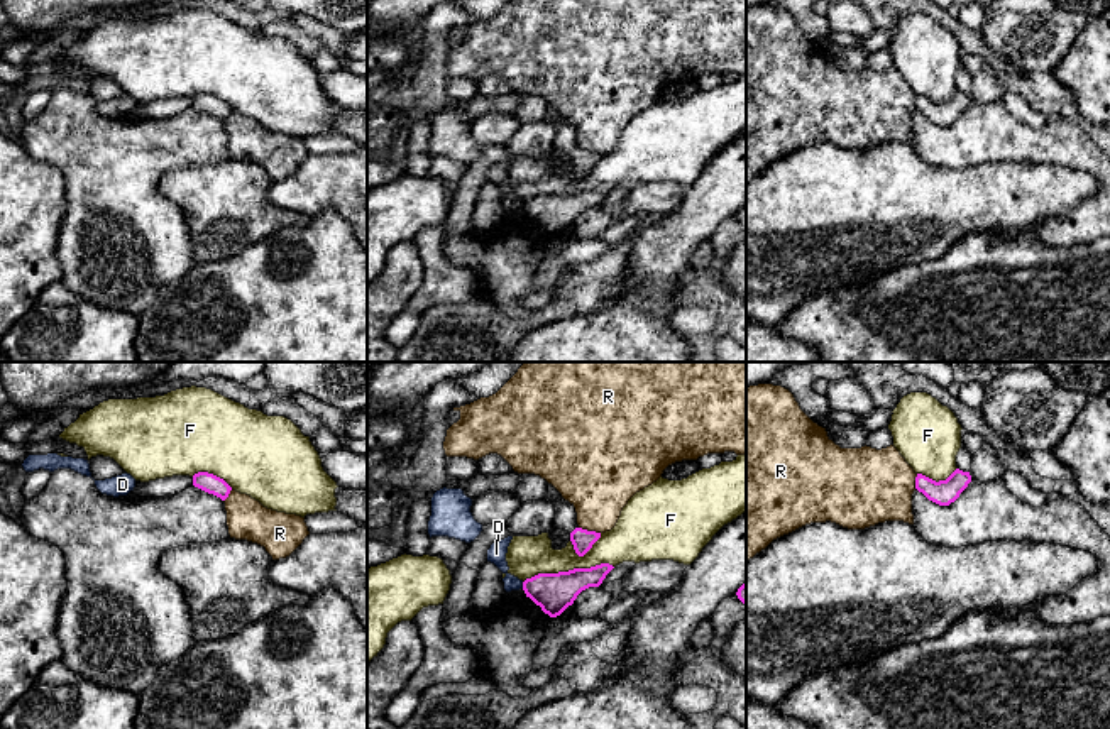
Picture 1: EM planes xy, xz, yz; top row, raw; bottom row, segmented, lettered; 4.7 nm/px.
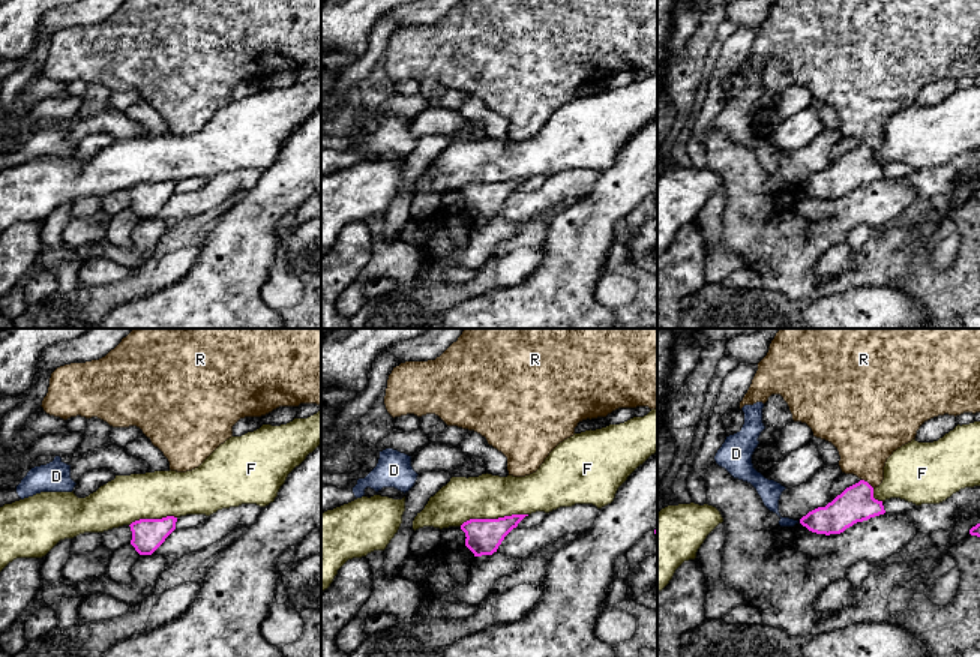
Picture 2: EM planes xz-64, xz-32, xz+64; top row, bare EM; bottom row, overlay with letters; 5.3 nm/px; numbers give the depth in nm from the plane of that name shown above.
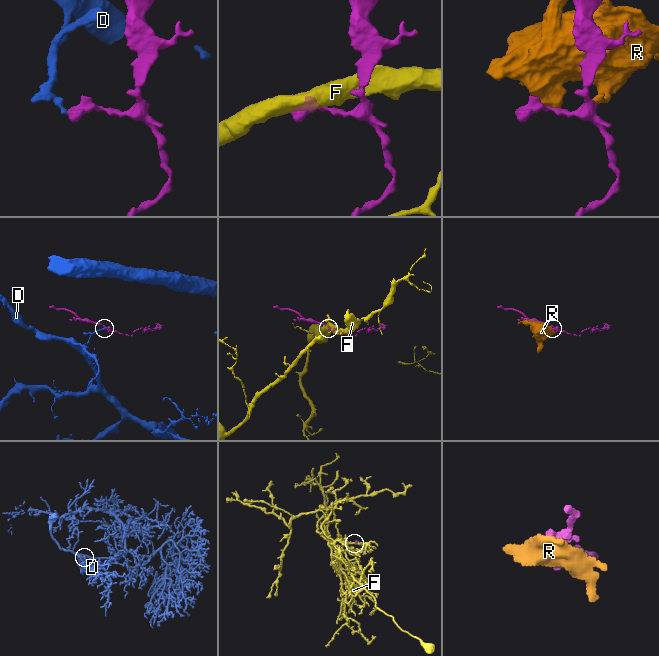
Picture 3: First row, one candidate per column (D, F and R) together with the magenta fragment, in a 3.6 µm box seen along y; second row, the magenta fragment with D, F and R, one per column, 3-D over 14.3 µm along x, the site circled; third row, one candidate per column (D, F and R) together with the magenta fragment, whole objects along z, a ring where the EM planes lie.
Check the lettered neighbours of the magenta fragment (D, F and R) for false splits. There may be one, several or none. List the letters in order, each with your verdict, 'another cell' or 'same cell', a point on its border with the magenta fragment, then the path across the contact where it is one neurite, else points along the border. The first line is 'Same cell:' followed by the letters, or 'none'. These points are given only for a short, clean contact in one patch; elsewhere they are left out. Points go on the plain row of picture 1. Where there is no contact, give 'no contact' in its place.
Same cell: none
D: another cell; contact xz (523, 207); border xz (522, 203), (523, 208)
F: another cell; contact xz (569, 191)
R: another cell; contact xz (589, 153)

